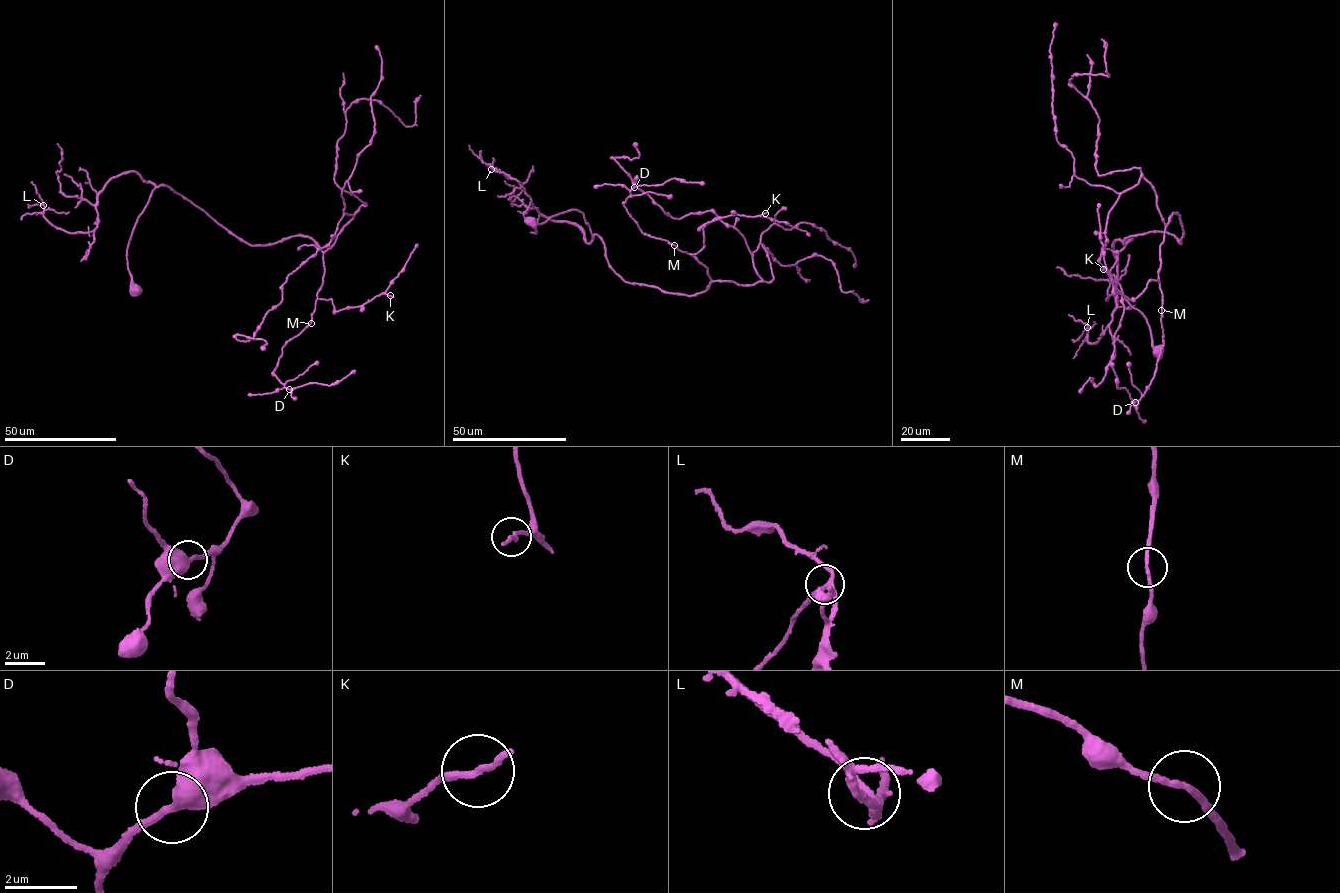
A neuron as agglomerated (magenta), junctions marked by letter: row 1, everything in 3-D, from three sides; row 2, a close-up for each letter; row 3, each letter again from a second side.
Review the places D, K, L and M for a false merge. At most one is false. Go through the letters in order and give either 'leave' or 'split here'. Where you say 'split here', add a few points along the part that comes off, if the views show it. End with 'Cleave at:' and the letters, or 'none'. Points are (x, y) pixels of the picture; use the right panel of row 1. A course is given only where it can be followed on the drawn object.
D: leave
K: leave
L: leave
M: leave
Cleave at: none

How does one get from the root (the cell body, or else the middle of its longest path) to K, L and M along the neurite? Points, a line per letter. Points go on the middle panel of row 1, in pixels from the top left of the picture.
K: (531, 222), (581, 212), (621, 278), (689, 296), (711, 280), (690, 254), (702, 250), (706, 223), (765, 213)
L: (531, 222), (575, 209), (593, 237), (588, 243), (578, 226), (542, 214), (520, 183), (491, 169)
M: (531, 222), (581, 212), (603, 241), (609, 267), (626, 281), (703, 292), (711, 280), (707, 267), (674, 245)

